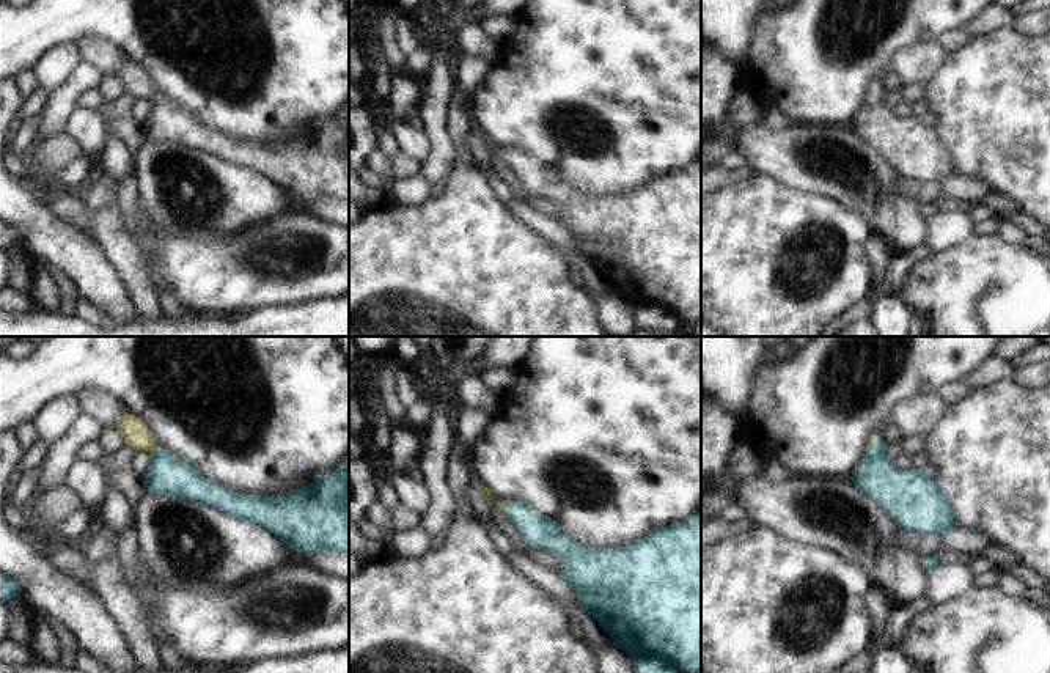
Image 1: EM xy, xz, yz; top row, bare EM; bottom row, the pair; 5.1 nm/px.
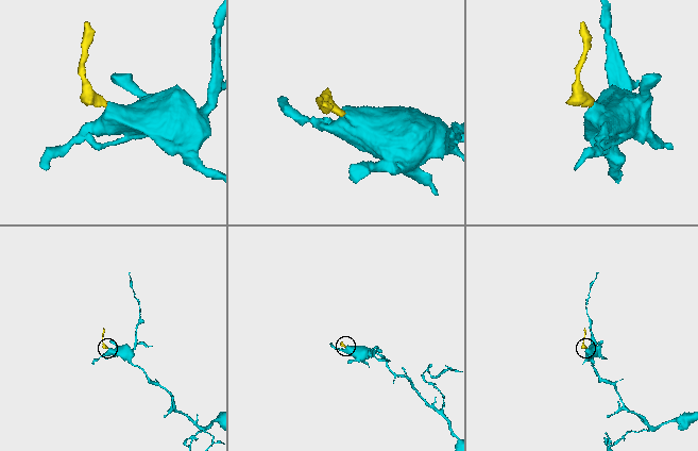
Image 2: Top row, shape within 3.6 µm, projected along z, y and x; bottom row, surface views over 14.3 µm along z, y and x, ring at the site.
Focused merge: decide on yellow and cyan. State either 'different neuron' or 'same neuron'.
same neuron

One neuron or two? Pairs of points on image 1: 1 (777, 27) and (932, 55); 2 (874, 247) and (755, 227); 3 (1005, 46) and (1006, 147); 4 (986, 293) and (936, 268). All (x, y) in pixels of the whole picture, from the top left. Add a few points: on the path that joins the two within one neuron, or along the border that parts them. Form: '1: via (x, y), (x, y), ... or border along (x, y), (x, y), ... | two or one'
1: border along (936, 40), (901, 47), (890, 69) | two
2: border along (873, 235), (866, 244), (870, 282) | two
3: via (1005, 71), (1006, 121) | one
4: via (973, 293), (959, 291), (948, 280) | one

